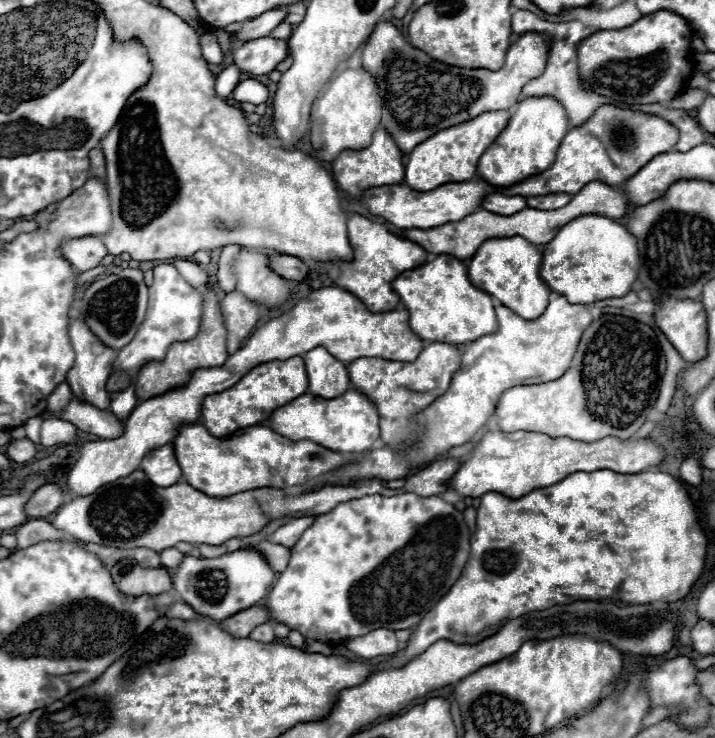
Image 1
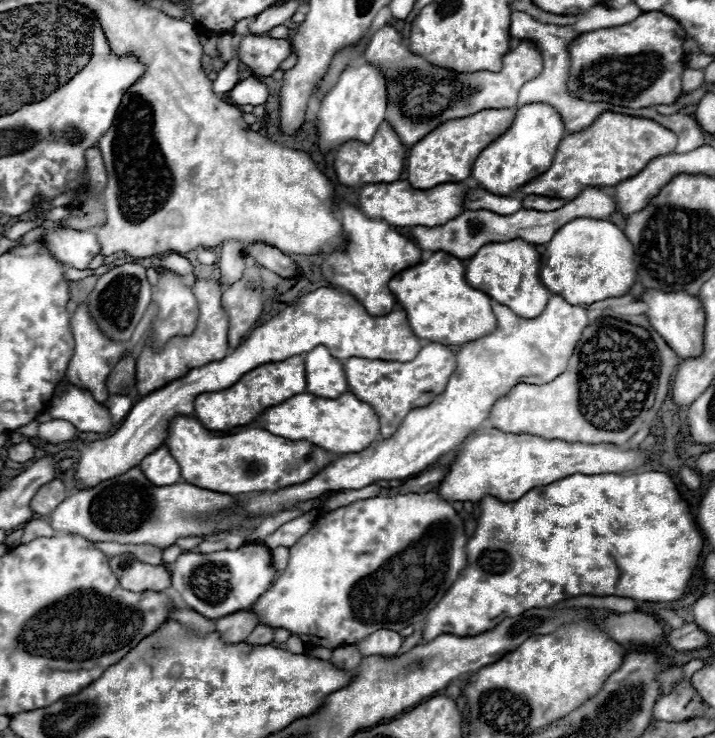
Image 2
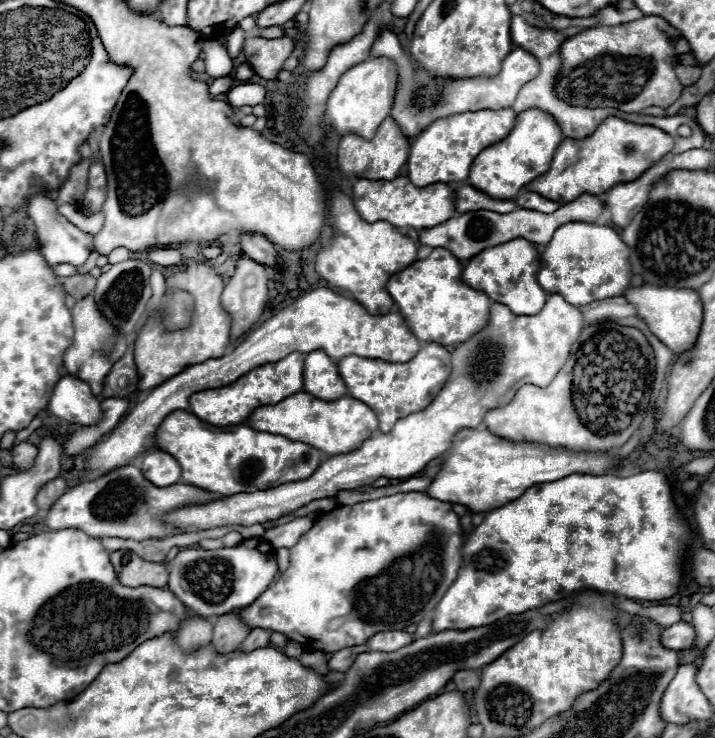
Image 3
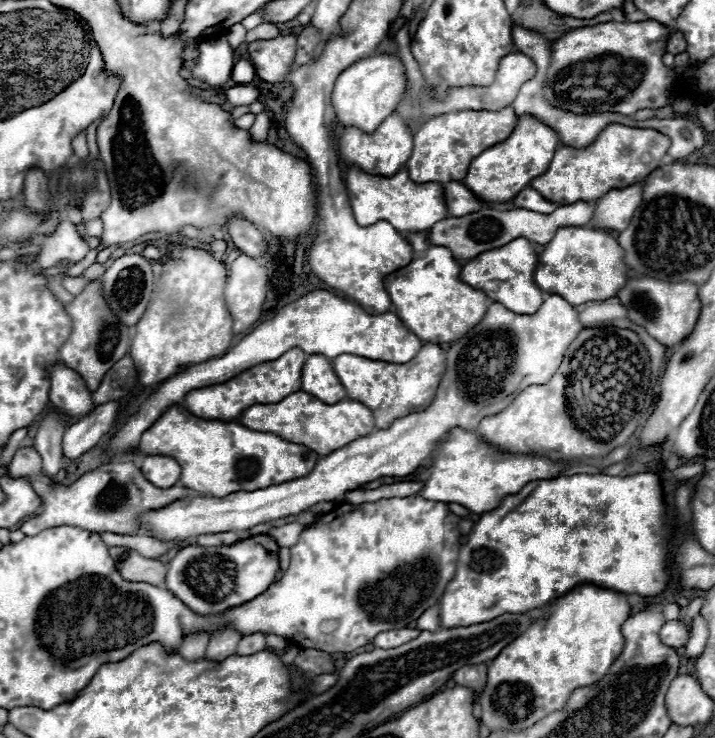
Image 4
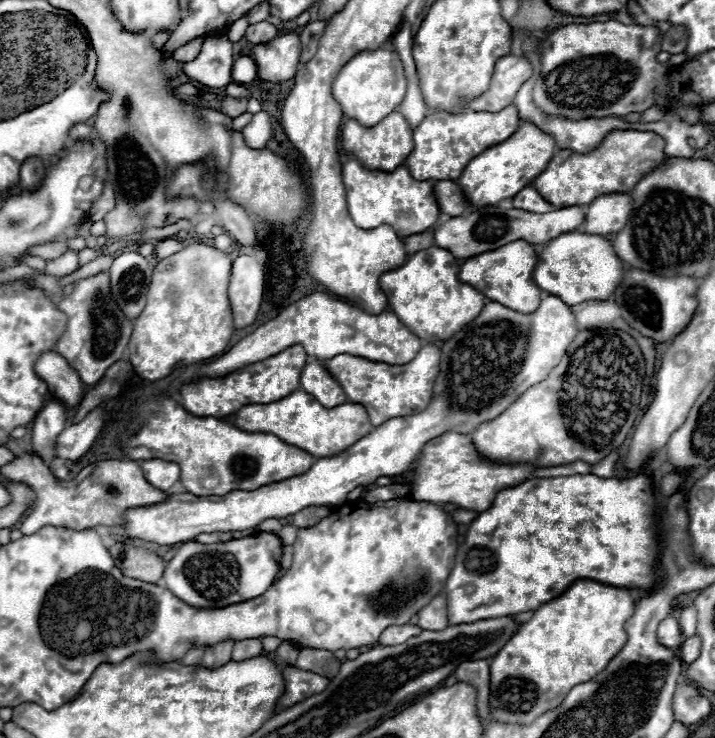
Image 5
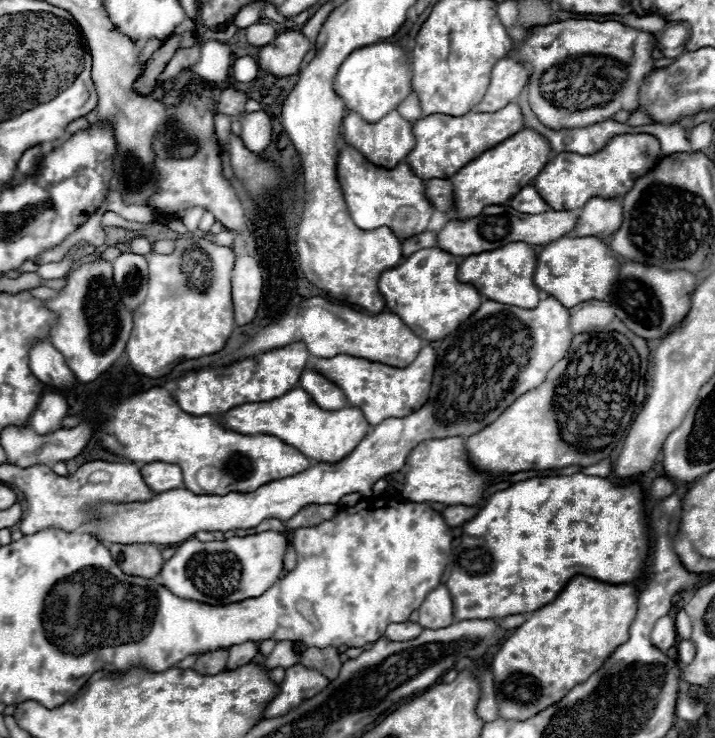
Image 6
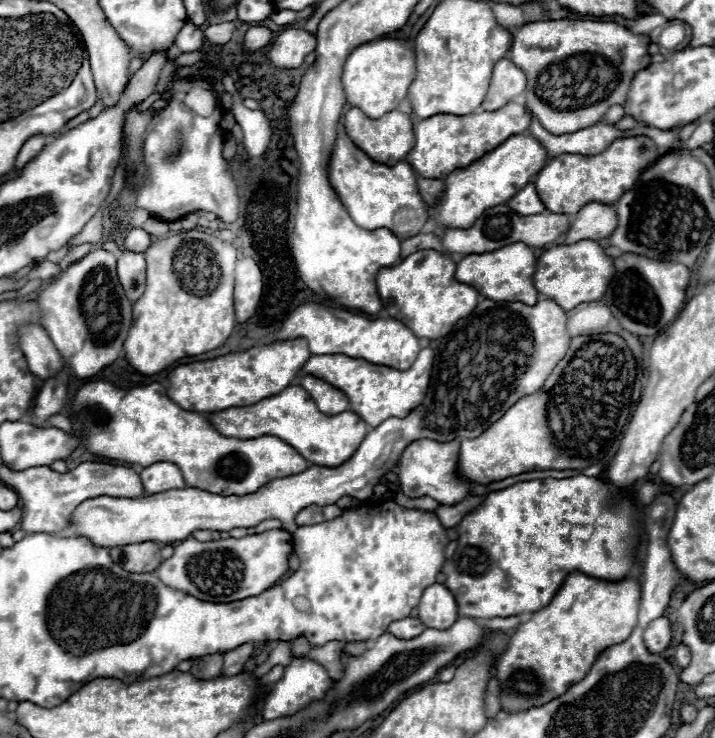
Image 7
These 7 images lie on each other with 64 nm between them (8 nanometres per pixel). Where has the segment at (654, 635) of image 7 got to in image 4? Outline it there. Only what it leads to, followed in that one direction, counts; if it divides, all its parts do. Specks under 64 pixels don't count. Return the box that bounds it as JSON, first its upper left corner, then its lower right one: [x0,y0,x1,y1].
[660,620,690,650]

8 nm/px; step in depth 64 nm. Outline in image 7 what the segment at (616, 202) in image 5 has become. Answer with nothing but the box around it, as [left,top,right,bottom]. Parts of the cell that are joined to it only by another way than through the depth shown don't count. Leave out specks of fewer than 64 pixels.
[564,202,618,244]

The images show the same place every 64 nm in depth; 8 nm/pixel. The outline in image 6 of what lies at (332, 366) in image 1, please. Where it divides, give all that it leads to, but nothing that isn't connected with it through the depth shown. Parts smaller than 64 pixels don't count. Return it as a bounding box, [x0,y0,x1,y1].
[298,368,348,410]

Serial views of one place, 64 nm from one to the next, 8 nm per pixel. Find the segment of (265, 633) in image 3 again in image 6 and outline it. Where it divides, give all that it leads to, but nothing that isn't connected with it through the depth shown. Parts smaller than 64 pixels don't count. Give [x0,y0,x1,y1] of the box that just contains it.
[228,642,258,668]

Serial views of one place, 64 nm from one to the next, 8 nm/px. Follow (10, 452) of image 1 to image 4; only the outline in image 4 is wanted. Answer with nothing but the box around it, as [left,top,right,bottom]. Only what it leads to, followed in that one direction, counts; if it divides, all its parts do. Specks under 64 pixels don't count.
[8,446,194,536]

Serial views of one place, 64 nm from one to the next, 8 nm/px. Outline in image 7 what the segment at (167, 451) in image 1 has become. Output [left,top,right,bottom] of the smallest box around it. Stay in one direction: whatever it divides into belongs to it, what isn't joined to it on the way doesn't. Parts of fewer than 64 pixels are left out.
[140,462,186,494]

